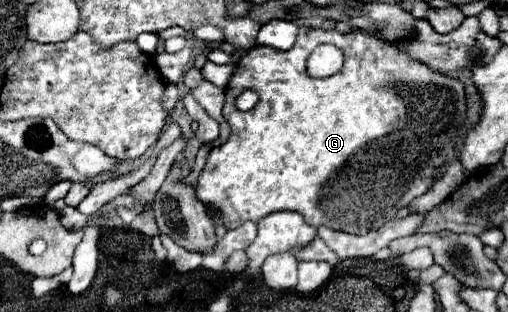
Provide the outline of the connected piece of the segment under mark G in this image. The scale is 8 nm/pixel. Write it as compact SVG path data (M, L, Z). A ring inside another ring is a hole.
M302 26L300 32L298 32L298 38L296 38L296 42L294 42L294 46L290 50L276 50L276 48L270 48L270 46L254 46L252 50L248 50L238 60L236 70L234 70L234 74L232 74L232 78L230 78L230 82L226 86L226 100L224 100L222 114L224 114L226 122L230 124L230 138L222 146L212 148L212 154L208 156L208 160L204 164L204 170L198 176L198 194L196 194L196 198L202 200L202 202L208 202L208 204L214 204L222 212L222 220L224 220L224 226L228 230L238 228L240 224L244 224L248 220L258 222L262 216L270 214L272 210L296 210L296 212L300 212L304 216L304 220L310 226L316 226L316 228L318 226L328 226L328 228L334 228L334 230L340 230L340 232L348 232L348 234L366 234L370 230L378 230L384 222L392 220L394 214L400 208L408 206L408 202L412 202L418 196L426 194L432 188L432 184L436 182L436 172L446 164L446 158L448 160L454 158L454 146L456 146L456 140L458 140L458 136L460 136L460 132L464 128L464 122L466 122L466 90L464 90L464 84L460 80L428 70L424 64L420 64L416 60L410 60L406 54L400 54L396 48L388 46L384 40L380 40L380 38L368 34L368 32L348 32L348 34L342 34L338 30L324 30L324 28ZM320 44L334 44L334 46L338 46L344 52L344 66L334 76L328 76L328 78L310 78L306 74L306 58ZM244 90L254 90L258 94L258 98L260 98L258 104L252 110L248 110L248 112L240 112L236 108L236 98ZM386 138L388 138L390 146L384 146ZM378 168L384 172L382 178L378 178L378 174L376 174Z

